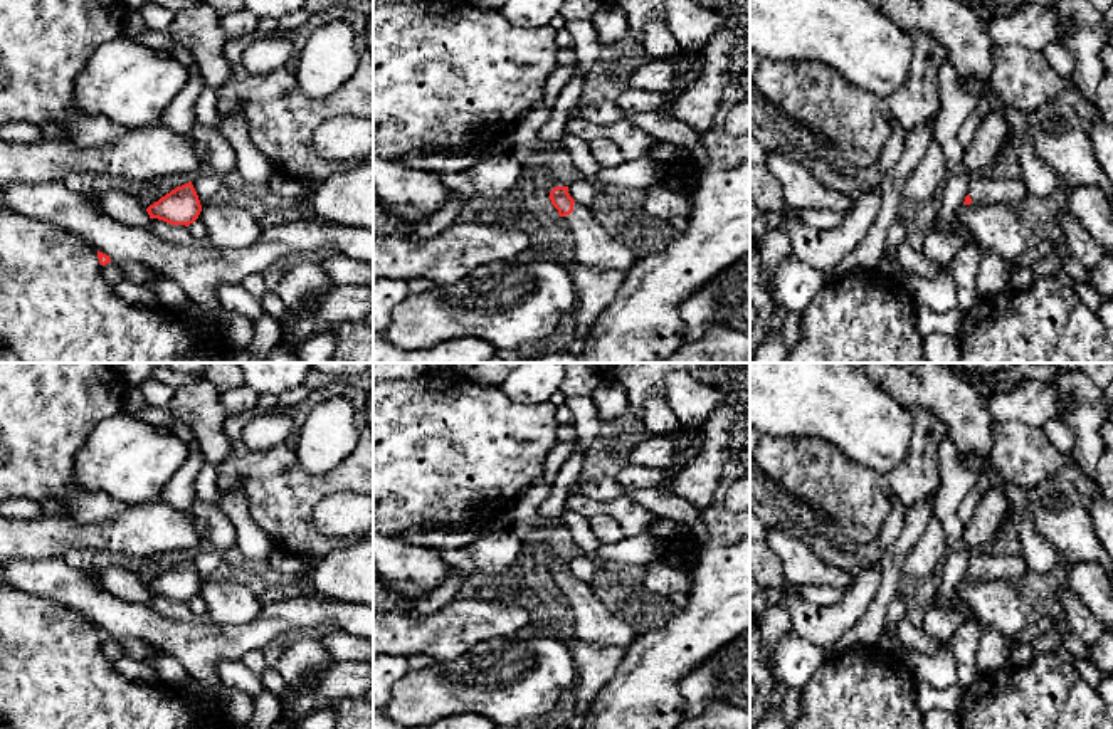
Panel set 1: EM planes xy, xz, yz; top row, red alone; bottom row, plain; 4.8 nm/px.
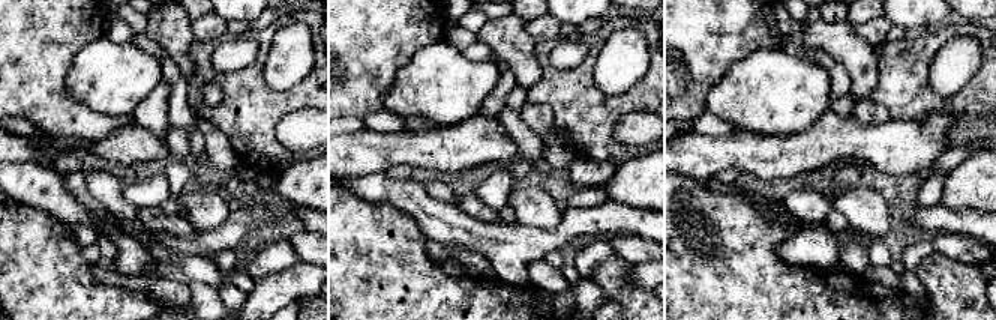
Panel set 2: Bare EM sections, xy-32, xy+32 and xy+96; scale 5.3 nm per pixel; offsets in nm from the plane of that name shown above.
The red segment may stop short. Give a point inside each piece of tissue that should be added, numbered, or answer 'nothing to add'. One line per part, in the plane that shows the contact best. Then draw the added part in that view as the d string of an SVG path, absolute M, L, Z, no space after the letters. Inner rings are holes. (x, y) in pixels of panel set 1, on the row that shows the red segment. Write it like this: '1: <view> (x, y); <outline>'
1: xz (592, 246); M577 202L573 212L562 217L560 225L567 230L578 264L629 270L641 259L634 247L607 233L597 218L597 212Z

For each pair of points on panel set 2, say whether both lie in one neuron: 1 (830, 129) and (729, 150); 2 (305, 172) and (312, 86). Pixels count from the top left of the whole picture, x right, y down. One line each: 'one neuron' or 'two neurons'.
1: one neuron
2: two neurons

